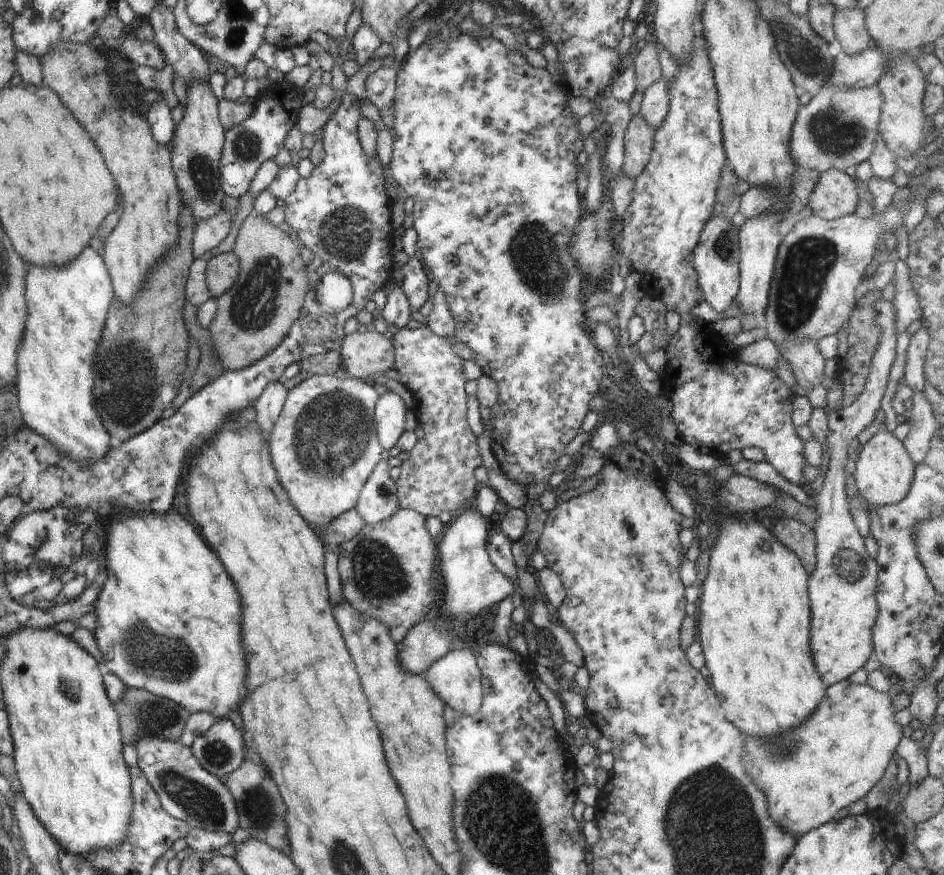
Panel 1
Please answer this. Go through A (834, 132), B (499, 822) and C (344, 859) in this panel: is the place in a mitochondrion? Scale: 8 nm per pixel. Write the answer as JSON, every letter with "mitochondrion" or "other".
{"A":"mitochondrion","B":"mitochondrion","C":"mitochondrion"}

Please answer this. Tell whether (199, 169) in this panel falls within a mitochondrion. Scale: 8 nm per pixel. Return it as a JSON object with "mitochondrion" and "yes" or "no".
{"mitochondrion":"yes"}

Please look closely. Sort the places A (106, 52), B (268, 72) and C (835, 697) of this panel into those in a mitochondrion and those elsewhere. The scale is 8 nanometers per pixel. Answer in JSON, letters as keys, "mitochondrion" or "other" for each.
{"A":"other","B":"other","C":"other"}

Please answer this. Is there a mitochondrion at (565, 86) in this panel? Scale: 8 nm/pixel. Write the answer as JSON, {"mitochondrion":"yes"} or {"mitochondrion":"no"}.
{"mitochondrion":"no"}

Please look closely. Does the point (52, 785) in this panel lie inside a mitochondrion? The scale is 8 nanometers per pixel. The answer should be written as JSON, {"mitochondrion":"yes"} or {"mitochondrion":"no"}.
{"mitochondrion":"no"}

